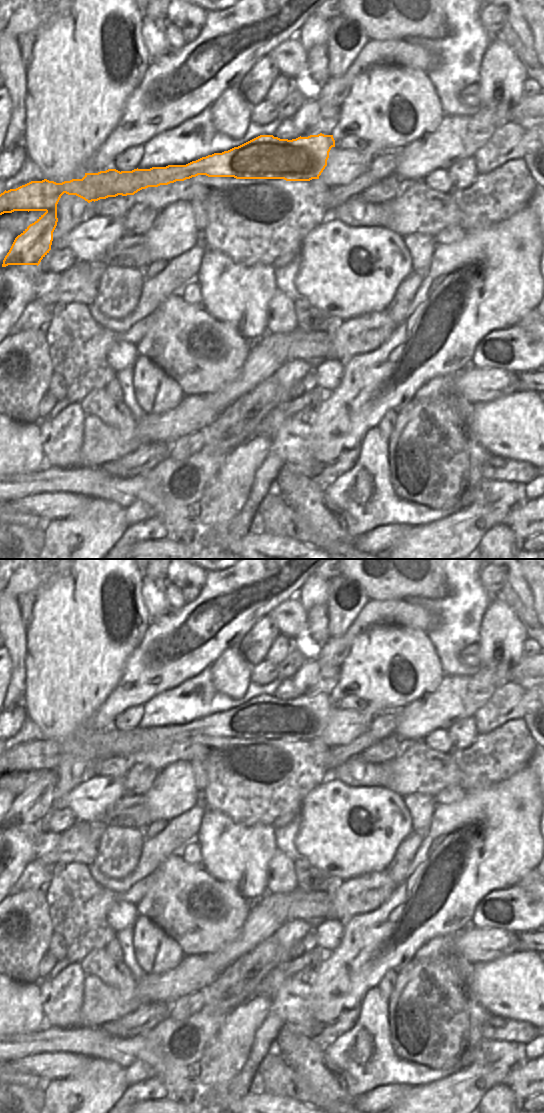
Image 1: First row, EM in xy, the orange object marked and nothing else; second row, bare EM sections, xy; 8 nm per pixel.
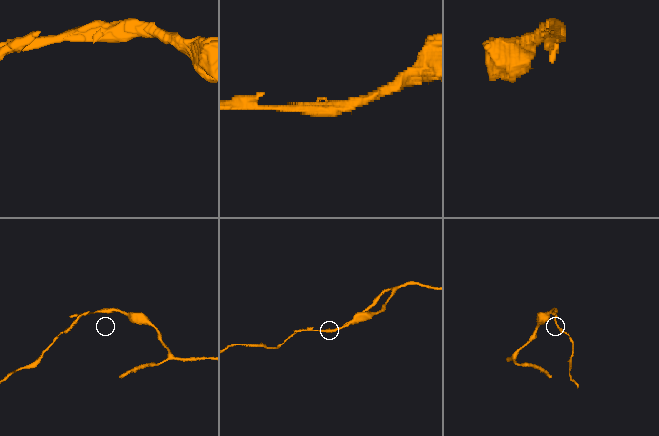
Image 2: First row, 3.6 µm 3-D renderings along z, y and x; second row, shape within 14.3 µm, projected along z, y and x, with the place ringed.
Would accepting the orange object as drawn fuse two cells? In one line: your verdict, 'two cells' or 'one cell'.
two cells

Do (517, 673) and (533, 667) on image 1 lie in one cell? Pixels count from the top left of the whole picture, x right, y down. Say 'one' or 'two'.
one

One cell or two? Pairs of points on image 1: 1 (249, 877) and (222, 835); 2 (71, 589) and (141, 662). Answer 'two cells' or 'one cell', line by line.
1: one cell
2: two cells

